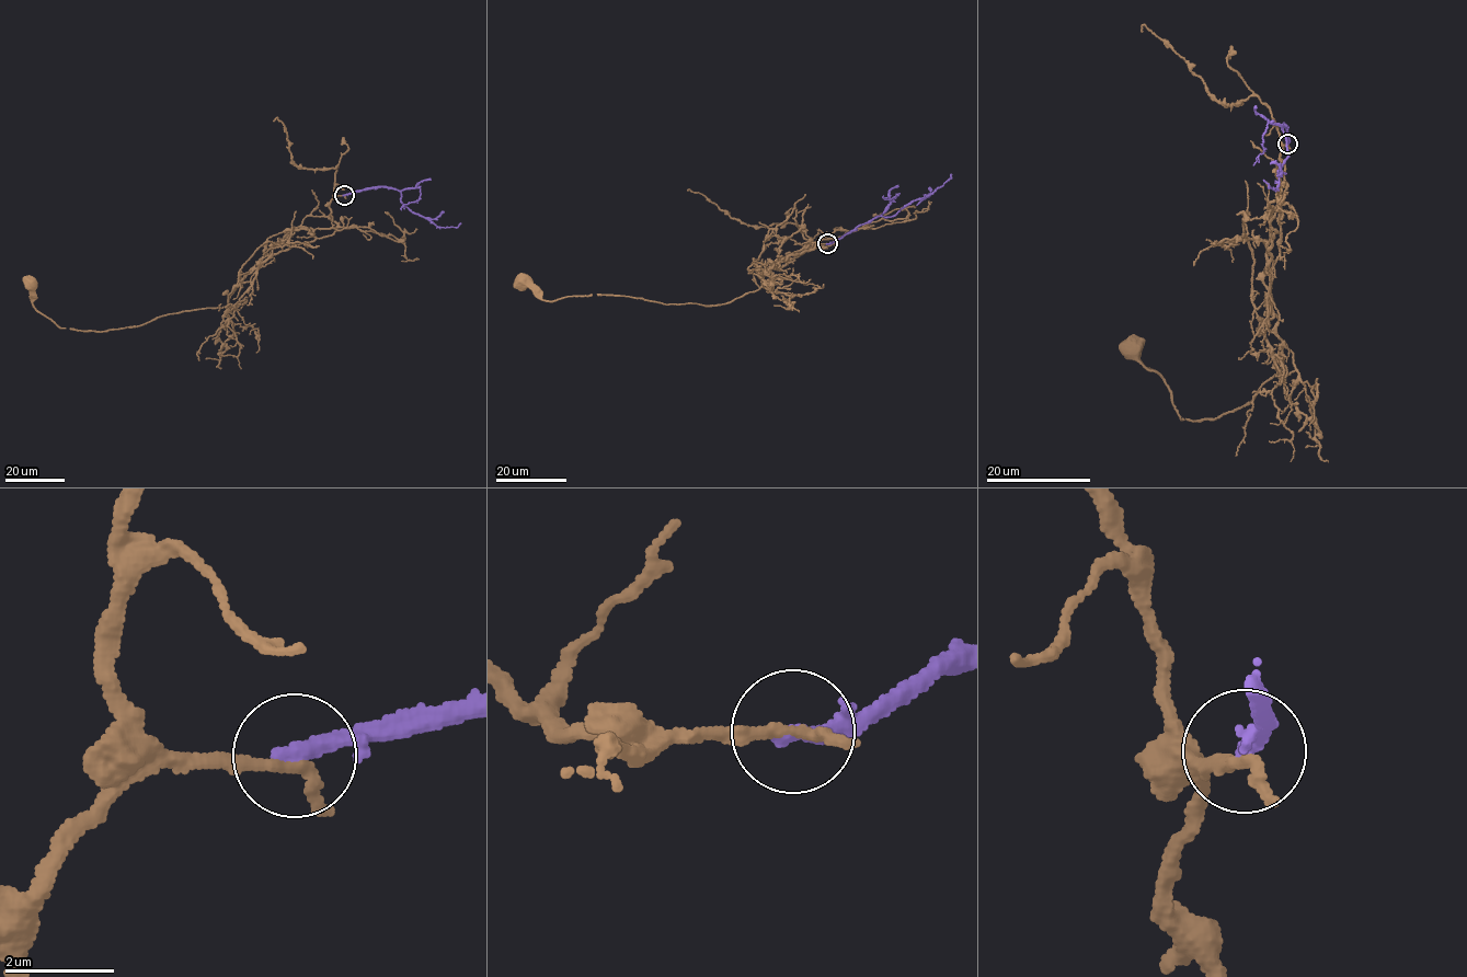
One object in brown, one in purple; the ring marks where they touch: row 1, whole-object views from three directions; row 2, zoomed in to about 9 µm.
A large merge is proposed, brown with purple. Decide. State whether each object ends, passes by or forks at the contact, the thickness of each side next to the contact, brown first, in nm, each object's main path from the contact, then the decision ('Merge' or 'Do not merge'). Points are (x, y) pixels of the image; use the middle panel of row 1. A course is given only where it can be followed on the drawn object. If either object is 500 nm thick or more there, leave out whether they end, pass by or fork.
At the ring brown ends. At the ring purple ends. Thickness 260 nm (brown) against 320 nm. Course of brown: (827, 243), (815, 244), (834, 238), (768, 267), (757, 289), (710, 306), (602, 295), (546, 301), (523, 282). Course of purple: (827, 243), (880, 216), (892, 217), (932, 192), (950, 179), (951, 173). Do not merge

